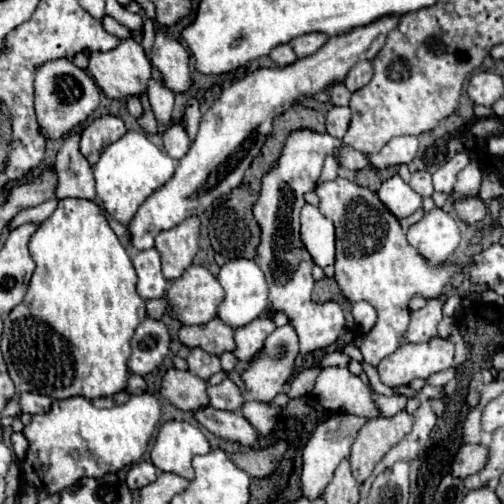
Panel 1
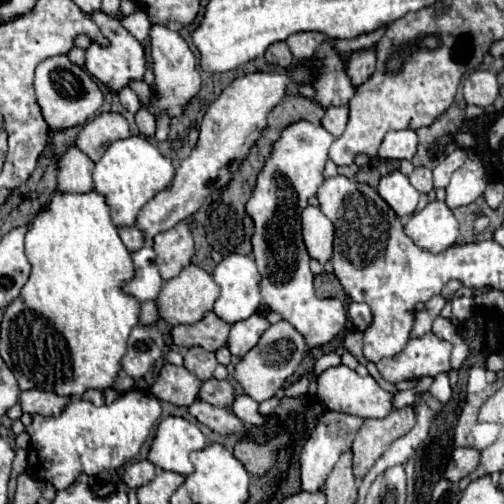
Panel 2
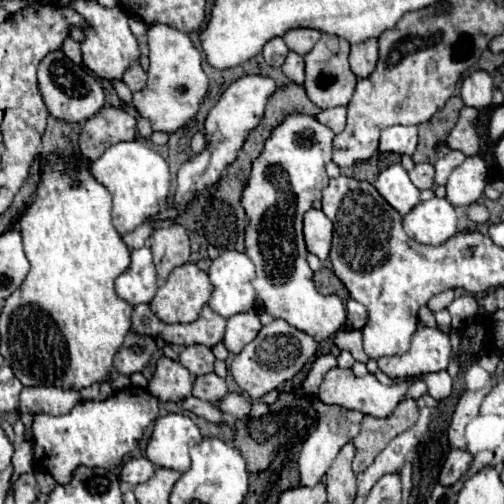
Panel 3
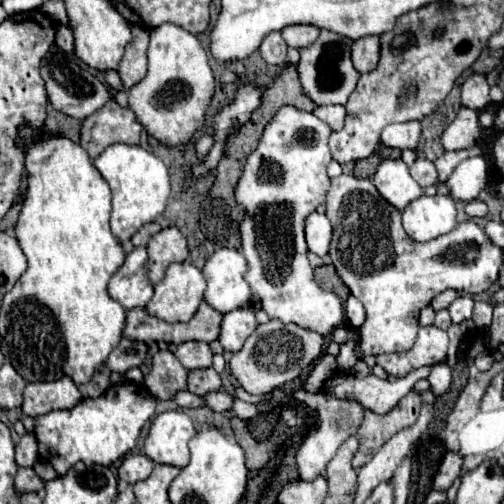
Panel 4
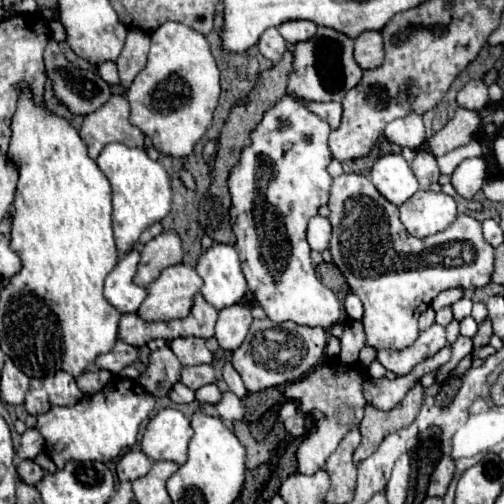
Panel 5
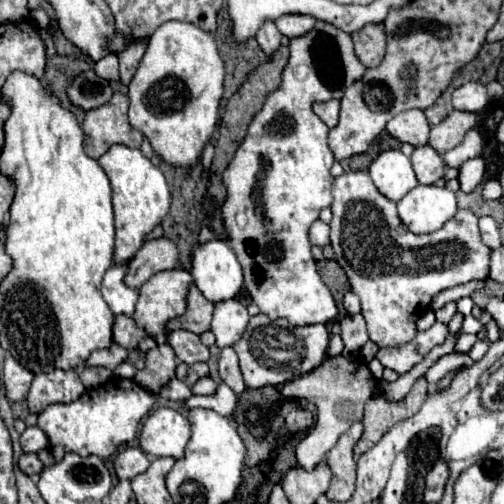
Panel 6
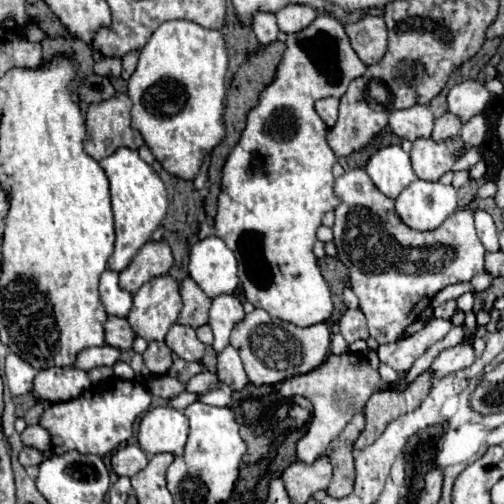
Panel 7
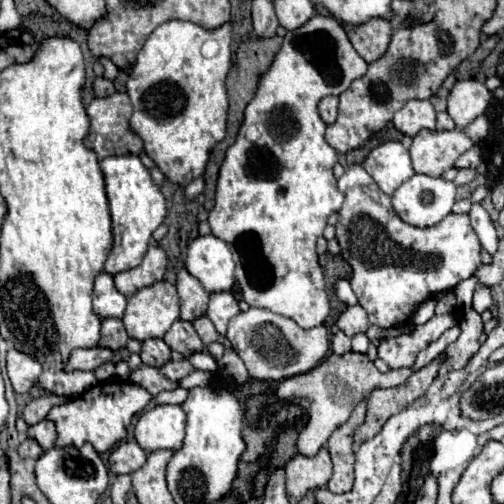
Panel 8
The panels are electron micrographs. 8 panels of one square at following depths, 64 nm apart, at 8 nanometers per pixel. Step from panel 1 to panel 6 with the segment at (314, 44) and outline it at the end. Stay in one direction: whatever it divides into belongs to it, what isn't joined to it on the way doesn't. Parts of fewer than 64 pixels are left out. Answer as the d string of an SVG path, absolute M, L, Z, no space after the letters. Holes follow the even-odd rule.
M282 16L276 20L276 28L286 36L286 38L296 38L296 36L304 36L304 32L310 32L314 28L316 20L312 16Z

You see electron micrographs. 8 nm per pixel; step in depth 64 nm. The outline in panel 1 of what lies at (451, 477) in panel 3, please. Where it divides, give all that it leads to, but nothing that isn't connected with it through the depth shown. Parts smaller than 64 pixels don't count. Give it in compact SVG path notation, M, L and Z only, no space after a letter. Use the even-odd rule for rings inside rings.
M464 444L452 464L452 474L458 478L472 476L488 464L488 448L482 444Z

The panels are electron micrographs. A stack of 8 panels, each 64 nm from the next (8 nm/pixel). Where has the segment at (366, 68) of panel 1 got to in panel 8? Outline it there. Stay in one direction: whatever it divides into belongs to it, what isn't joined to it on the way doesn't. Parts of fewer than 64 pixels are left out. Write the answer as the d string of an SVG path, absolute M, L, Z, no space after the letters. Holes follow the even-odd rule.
M370 18L364 24L344 24L354 50L370 64L376 62L390 44L390 22L384 18Z

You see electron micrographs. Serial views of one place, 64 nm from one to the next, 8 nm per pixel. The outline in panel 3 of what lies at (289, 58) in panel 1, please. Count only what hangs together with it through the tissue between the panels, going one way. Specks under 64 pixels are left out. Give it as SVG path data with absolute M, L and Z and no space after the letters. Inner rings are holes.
M272 38L272 40L264 46L262 56L264 56L264 60L266 60L270 66L280 68L280 66L284 64L286 56L288 56L288 46L284 44L282 38Z

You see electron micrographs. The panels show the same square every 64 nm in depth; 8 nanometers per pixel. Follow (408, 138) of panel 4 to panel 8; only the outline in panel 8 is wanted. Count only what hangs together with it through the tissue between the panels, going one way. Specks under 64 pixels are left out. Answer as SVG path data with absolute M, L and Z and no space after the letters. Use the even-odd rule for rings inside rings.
M410 100L404 108L400 108L392 118L396 130L414 138L416 132L436 126L436 112L428 100Z

